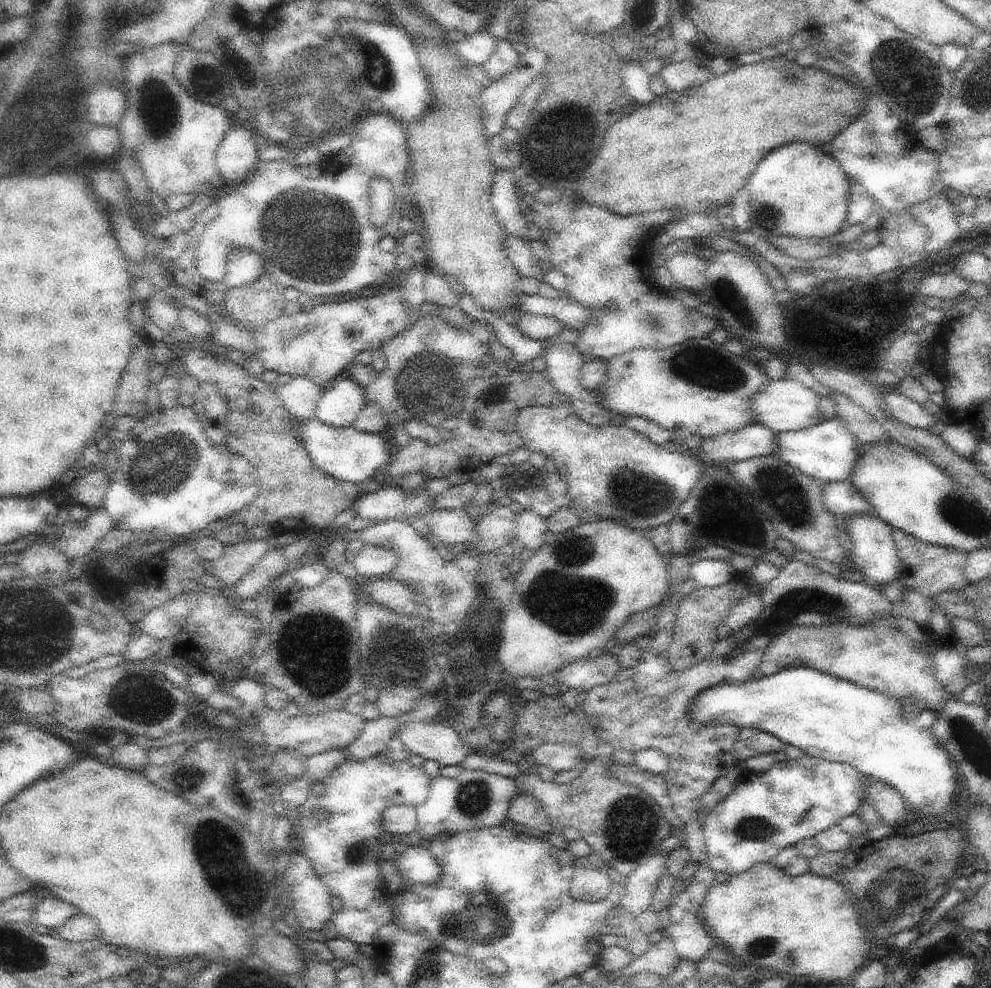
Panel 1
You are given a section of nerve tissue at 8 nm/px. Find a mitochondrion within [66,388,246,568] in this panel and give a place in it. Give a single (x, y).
(161, 468)

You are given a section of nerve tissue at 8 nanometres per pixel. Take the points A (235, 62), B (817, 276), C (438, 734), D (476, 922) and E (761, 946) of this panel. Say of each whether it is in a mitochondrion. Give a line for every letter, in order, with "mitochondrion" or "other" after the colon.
A: mitochondrion
B: other
C: other
D: mitochondrion
E: mitochondrion

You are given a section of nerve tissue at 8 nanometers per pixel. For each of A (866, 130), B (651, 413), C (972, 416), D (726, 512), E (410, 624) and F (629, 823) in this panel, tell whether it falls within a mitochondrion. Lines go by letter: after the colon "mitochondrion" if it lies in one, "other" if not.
A: mitochondrion
B: other
C: other
D: mitochondrion
E: other
F: mitochondrion

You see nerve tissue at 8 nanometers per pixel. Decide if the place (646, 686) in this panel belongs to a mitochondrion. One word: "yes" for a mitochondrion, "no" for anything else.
no

